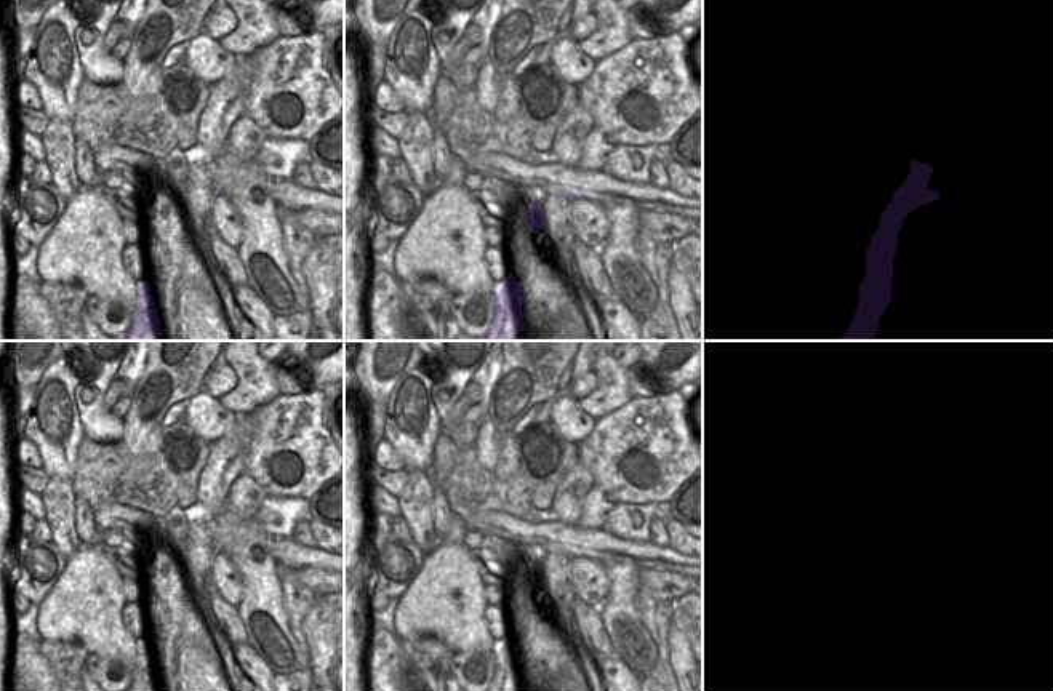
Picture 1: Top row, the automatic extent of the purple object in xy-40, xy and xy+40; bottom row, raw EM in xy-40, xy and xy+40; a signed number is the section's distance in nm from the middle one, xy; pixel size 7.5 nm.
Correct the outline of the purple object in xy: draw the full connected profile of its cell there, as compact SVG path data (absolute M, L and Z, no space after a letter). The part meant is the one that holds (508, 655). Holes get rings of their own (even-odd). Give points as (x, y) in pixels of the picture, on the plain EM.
M514 632L504 640L494 640L494 677L488 691L518 691L525 688L522 672L522 648Z

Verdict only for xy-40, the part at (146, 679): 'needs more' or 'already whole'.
already whole

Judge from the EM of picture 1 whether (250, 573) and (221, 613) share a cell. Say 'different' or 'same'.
different

